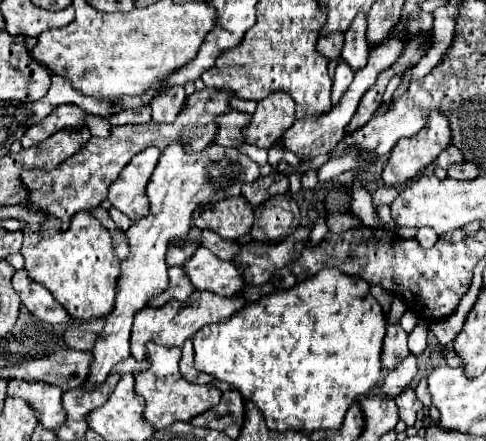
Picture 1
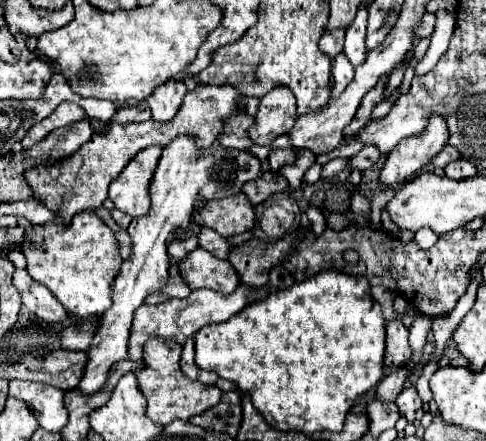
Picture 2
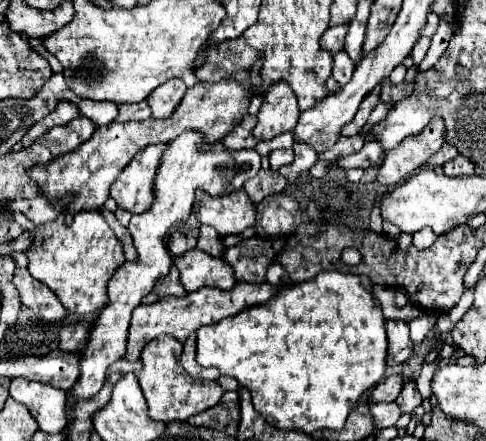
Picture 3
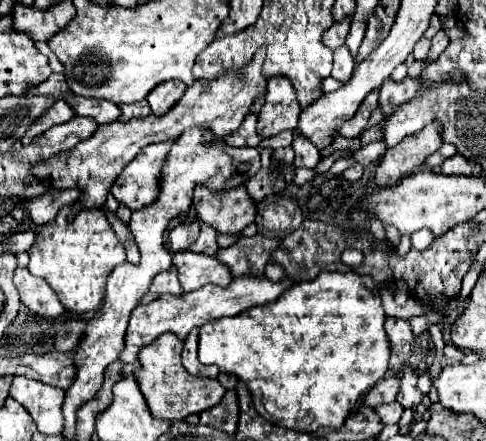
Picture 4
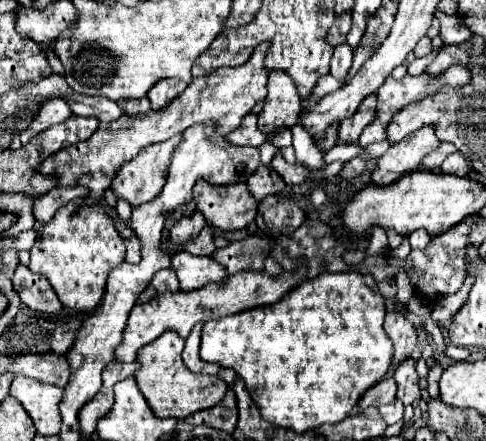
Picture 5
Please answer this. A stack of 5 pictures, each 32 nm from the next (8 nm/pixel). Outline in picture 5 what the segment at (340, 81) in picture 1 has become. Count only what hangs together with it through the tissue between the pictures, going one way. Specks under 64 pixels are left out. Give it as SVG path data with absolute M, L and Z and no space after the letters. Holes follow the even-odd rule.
M342 44L342 46L334 48L330 74L338 80L344 80L348 76L348 68L352 68L352 50L348 44Z

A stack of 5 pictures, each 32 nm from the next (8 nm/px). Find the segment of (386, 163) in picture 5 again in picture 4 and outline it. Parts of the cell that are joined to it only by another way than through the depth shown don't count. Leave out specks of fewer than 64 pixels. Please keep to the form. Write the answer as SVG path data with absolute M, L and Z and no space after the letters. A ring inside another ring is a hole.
M440 120L428 124L416 136L404 138L398 146L386 150L384 158L378 164L374 184L380 188L396 186L404 176L416 172L430 154L442 146L442 124Z

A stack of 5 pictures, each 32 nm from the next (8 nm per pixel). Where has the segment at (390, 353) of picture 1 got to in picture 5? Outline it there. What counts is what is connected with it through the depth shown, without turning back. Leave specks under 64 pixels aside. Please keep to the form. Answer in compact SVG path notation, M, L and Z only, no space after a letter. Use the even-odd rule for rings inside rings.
M386 314L384 330L386 330L386 334L390 336L390 340L394 344L392 368L396 368L402 360L412 356L412 352L416 348L416 342L418 342L418 336L416 336L414 326L400 314Z

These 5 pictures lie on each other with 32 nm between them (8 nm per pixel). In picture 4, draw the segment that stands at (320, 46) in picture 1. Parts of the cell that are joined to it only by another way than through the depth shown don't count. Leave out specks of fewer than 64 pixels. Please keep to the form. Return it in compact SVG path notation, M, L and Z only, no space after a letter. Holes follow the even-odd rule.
M350 20L332 24L332 28L328 28L328 30L324 32L324 36L322 36L324 46L328 46L330 50L336 50L336 48L344 46L344 40L346 40L348 30L350 30Z

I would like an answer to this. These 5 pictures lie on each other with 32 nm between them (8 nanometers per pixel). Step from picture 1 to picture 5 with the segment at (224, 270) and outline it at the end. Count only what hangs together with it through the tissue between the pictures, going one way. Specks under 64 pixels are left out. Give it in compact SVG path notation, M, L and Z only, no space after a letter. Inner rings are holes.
M180 250L172 256L172 268L178 274L180 288L184 292L202 288L208 282L224 282L228 278L228 272L220 268L220 264L208 256L196 256L186 250Z

